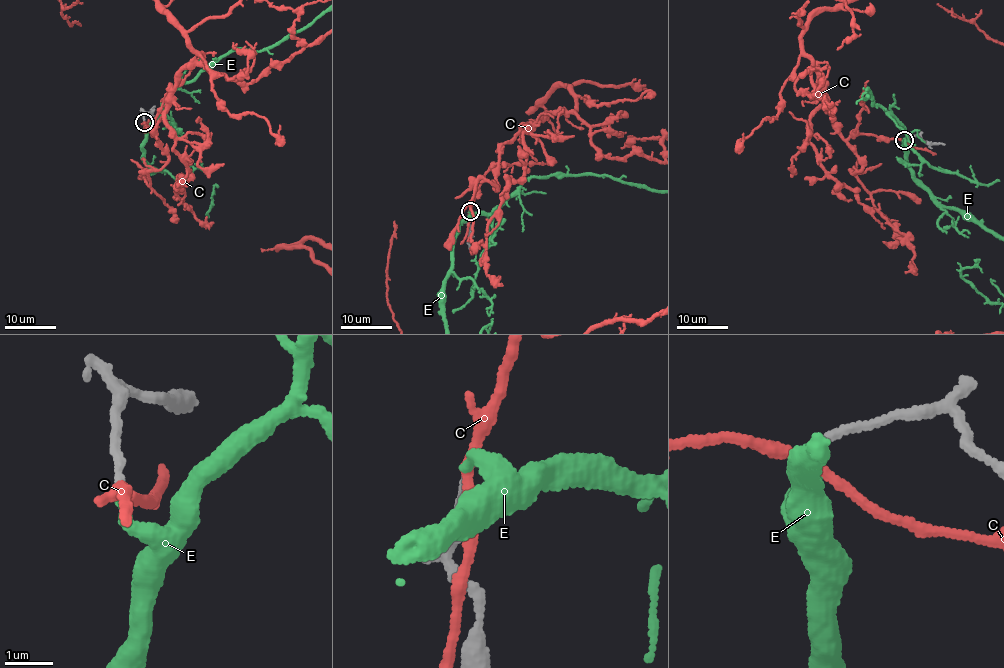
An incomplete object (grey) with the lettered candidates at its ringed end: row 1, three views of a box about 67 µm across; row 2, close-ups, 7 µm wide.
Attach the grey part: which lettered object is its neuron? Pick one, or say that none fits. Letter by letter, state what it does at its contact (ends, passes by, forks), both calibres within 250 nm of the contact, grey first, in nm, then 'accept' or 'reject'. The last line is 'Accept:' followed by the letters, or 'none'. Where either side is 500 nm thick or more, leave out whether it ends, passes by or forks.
C: it passes by; calibres 160 and 240 nm; reject
E: it ends; calibres 160 and 200 nm; accept
Accept: E

